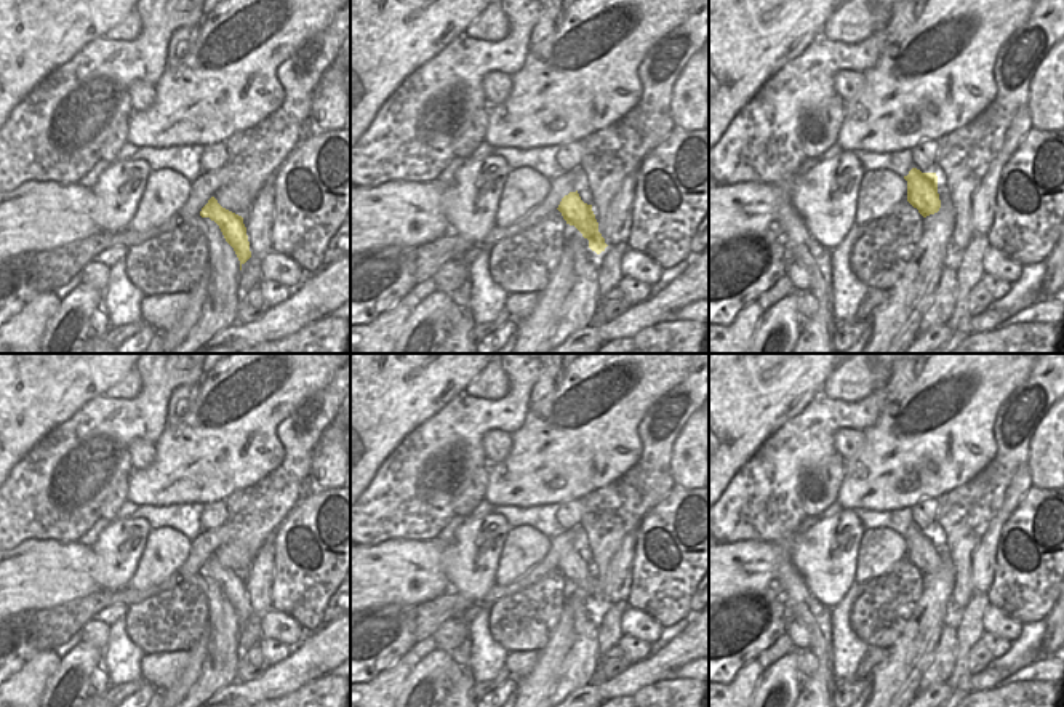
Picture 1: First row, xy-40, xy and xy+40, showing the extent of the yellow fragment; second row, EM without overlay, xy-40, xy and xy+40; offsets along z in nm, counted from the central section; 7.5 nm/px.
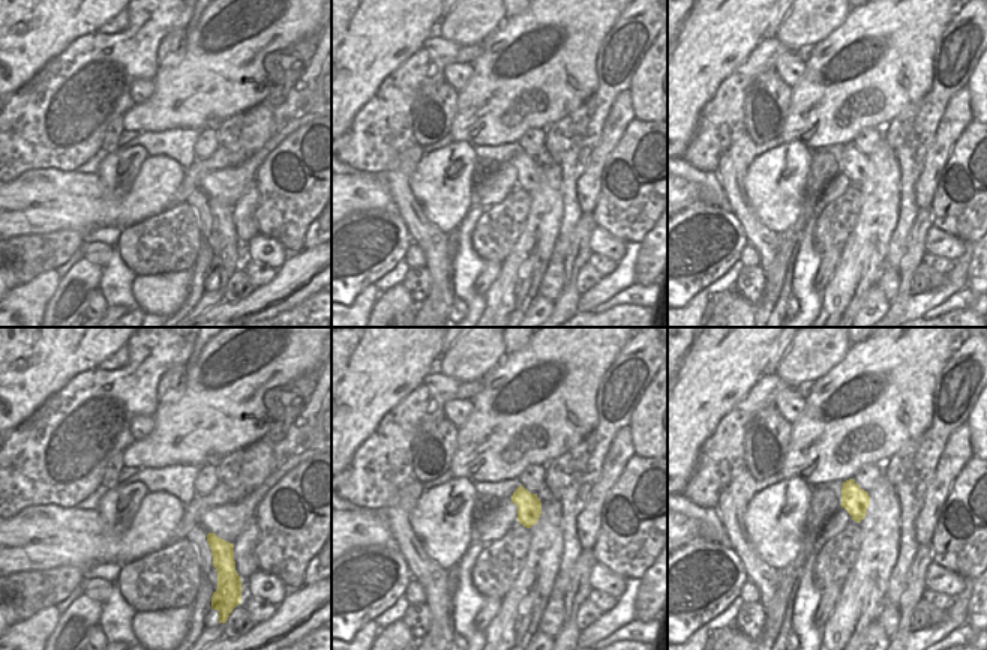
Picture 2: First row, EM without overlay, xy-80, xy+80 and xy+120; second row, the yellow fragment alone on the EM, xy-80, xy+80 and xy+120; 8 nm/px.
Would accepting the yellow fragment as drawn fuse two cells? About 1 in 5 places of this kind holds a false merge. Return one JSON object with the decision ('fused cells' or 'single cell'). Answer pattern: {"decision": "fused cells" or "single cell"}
{"decision": "single cell"}

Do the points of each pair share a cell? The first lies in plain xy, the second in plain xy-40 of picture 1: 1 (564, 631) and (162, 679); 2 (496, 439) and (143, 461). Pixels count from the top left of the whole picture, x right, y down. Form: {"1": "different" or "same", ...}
{"1": "different", "2": "same"}

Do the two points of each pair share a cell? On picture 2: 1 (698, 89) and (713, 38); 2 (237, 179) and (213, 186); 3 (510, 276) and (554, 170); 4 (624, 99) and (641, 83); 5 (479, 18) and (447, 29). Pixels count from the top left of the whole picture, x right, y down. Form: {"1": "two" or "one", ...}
{"1": "one", "2": "one", "3": "one", "4": "two", "5": "one"}

